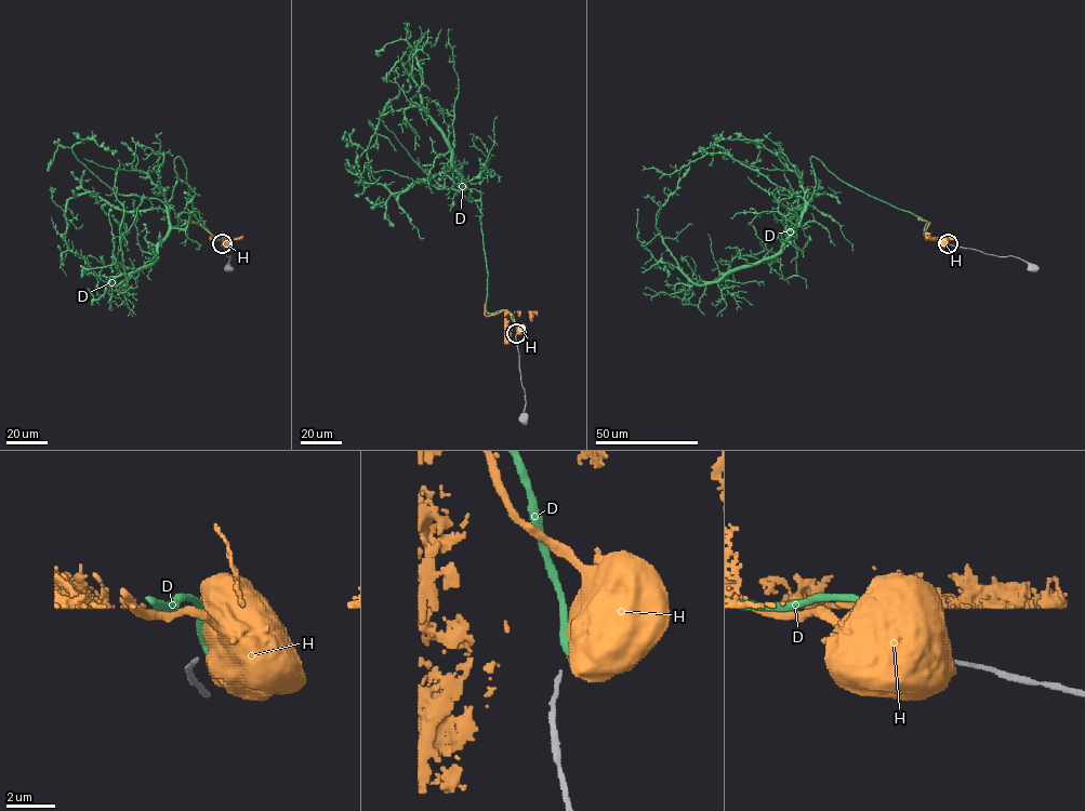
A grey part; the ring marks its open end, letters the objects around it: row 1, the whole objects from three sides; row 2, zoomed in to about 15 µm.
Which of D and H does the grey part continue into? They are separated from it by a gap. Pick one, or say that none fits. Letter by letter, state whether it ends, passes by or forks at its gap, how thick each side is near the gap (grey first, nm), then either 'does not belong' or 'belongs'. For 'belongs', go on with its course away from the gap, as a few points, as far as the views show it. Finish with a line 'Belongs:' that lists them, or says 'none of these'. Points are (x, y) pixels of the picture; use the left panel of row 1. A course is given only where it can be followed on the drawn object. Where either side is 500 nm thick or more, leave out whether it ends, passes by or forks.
D: it ends there; 150 nm thick on the grey side, 280 nm on the other; does not belong
H: 150 nm thick on the grey side, 1000 nm on the other; does not belong
Belongs: none of these

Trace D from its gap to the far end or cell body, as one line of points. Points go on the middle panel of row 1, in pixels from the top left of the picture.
D: (517, 332), (510, 313), (486, 309), (481, 213), (462, 194), (444, 133), (421, 103), (417, 42), (412, 74)

